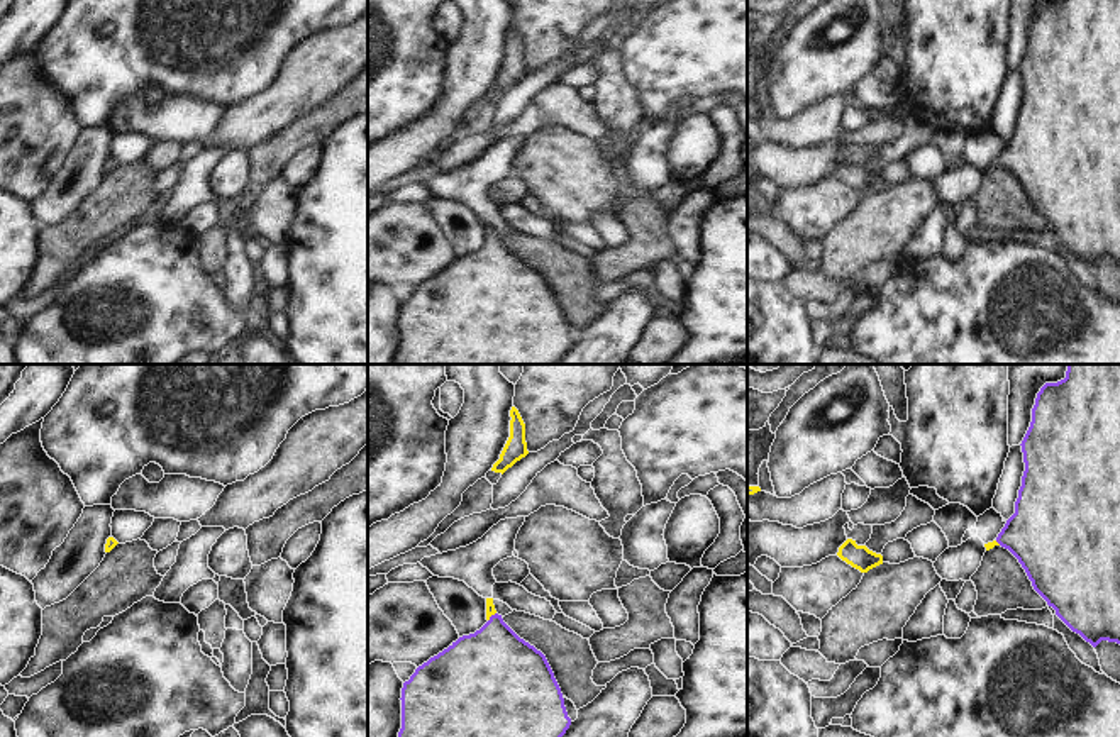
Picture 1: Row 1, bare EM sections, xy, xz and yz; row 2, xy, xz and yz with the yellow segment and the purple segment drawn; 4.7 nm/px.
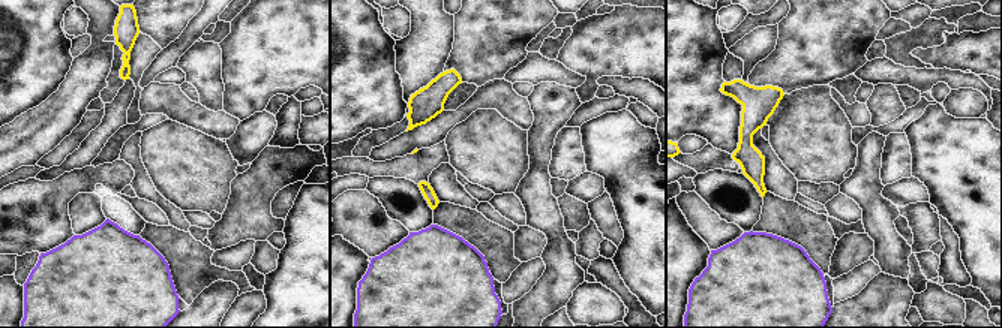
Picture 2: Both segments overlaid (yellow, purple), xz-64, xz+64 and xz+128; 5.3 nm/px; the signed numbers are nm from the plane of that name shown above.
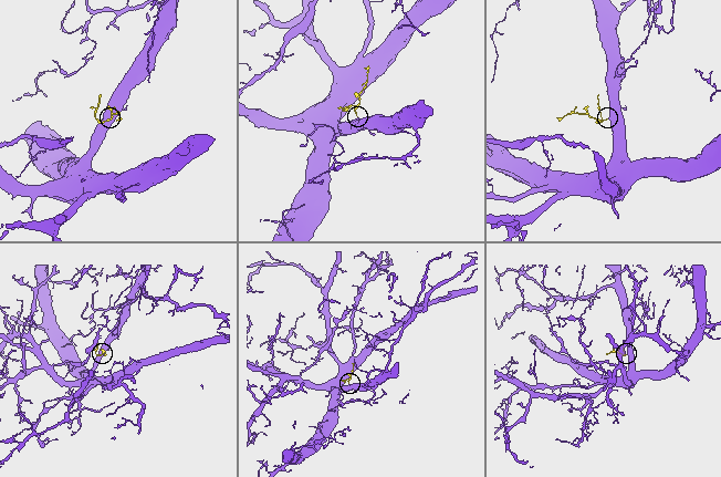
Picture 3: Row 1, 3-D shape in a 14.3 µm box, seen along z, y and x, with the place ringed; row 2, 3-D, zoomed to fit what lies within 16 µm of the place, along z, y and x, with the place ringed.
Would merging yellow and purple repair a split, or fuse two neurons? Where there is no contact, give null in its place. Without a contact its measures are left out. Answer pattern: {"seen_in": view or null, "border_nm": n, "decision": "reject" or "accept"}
{"seen_in": "xz", "border_nm": 60, "decision": "accept"}

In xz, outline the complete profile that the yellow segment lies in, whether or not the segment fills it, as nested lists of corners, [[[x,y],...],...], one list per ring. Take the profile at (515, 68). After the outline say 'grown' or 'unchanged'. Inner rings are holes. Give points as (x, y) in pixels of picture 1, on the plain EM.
[[[512,27],[510,37],[510,58],[500,75],[500,80],[491,88],[491,91],[502,95],[529,75],[525,63],[525,44],[515,27]]] | unchanged

